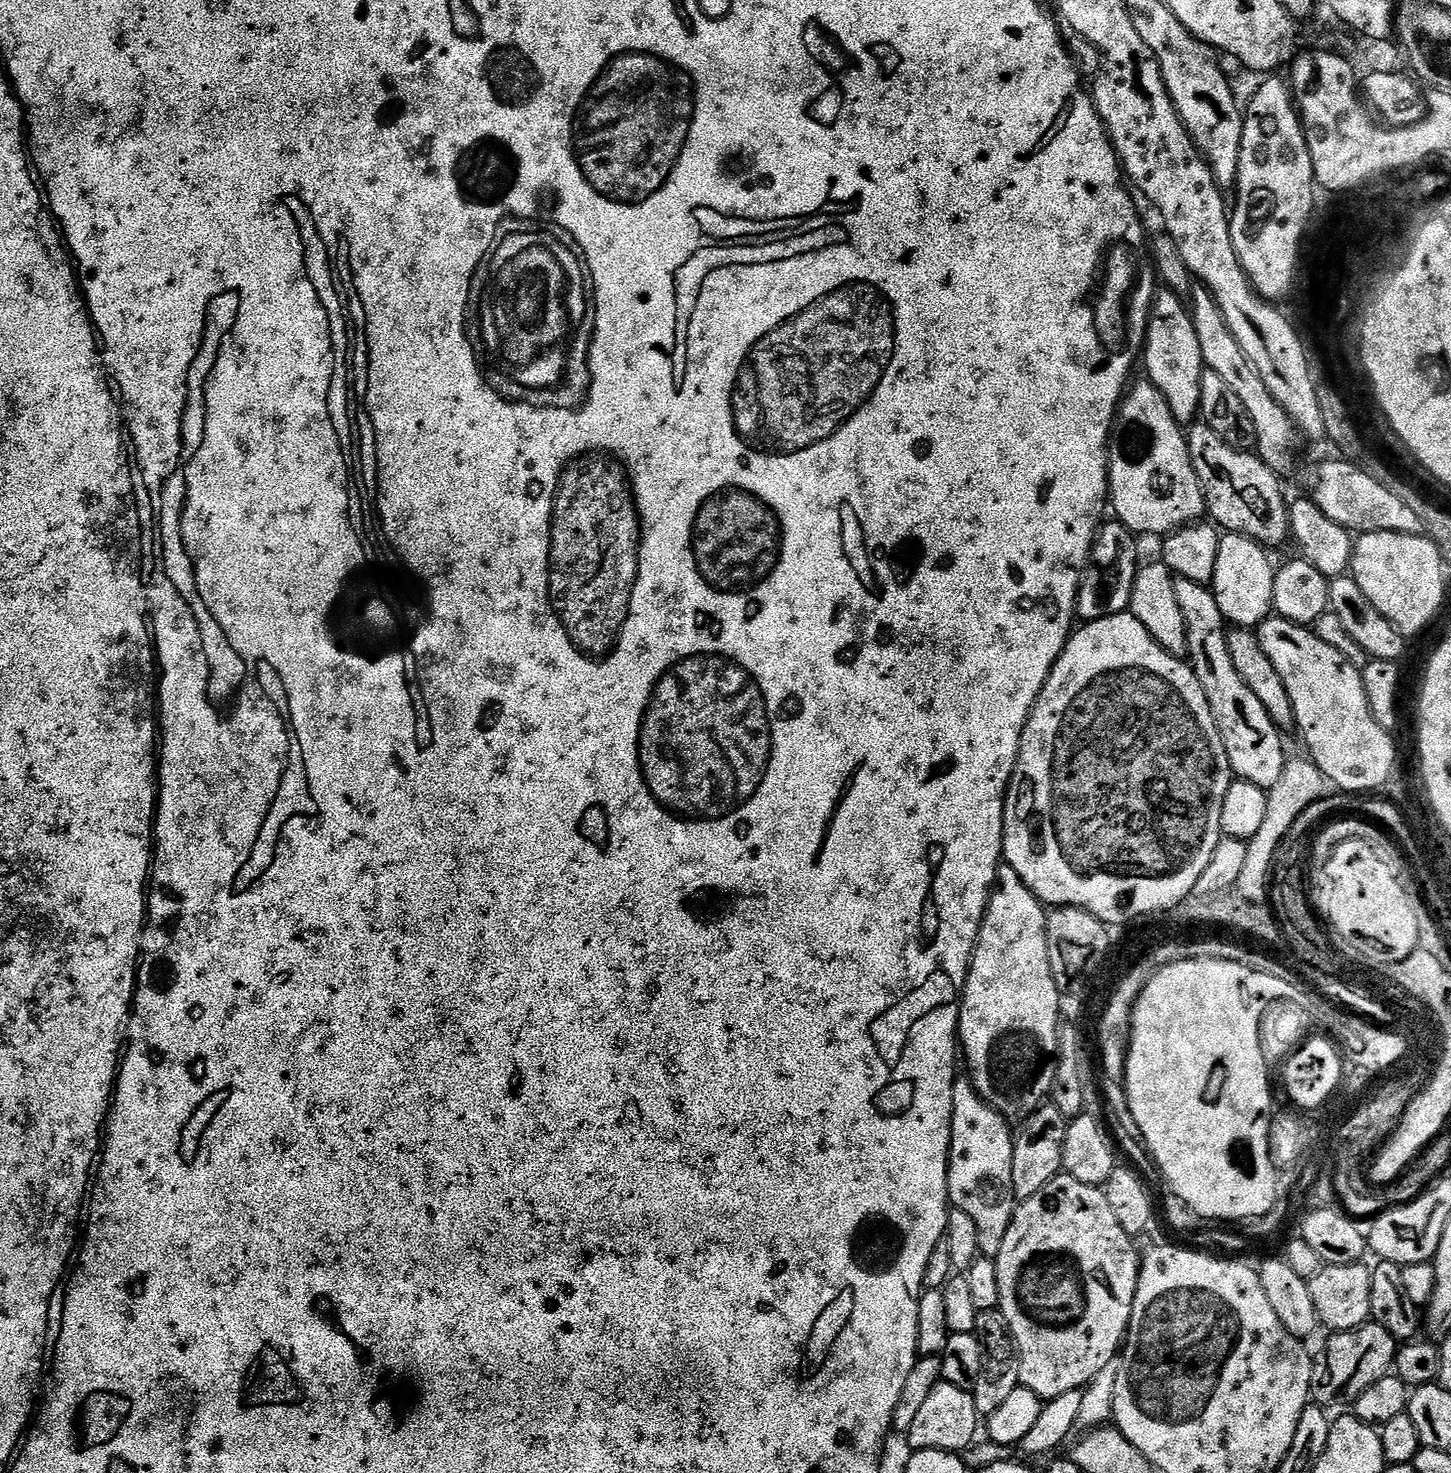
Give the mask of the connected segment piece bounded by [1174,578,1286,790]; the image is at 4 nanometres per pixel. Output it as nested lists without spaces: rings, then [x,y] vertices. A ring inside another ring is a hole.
[[[1176,578],[1174,598],[1178,598],[1182,618],[1186,618],[1187,659],[1198,682],[1202,682],[1202,690],[1206,690],[1206,702],[1210,702],[1233,773],[1254,786],[1270,790],[1284,773],[1286,755],[1284,740],[1280,737],[1283,735],[1270,714],[1266,714],[1266,706],[1258,702],[1258,694],[1253,694],[1250,686],[1242,682],[1242,674],[1238,674],[1238,670],[1234,670],[1234,662],[1230,662],[1226,621],[1222,610],[1218,610],[1211,587],[1190,582],[1190,578]]]

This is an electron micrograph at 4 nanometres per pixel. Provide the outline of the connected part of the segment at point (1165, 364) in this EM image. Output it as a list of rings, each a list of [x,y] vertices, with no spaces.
[[[1160,290],[1153,299],[1152,315],[1148,317],[1148,337],[1144,340],[1142,368],[1143,364],[1148,371],[1147,383],[1153,384],[1166,398],[1170,414],[1174,414],[1180,425],[1191,425],[1200,416],[1202,374],[1205,367],[1191,311],[1175,292]]]

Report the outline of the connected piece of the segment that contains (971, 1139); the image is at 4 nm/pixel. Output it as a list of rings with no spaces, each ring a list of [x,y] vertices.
[[[957,1079],[952,1099],[952,1141],[948,1151],[948,1198],[952,1208],[962,1210],[974,1218],[974,1226],[978,1226],[978,1246],[985,1257],[995,1258],[998,1250],[1002,1250],[1002,1238],[1006,1238],[1006,1230],[1016,1213],[1018,1197],[1014,1190],[1014,1128],[998,1110],[994,1110],[976,1092],[971,1079]]]

